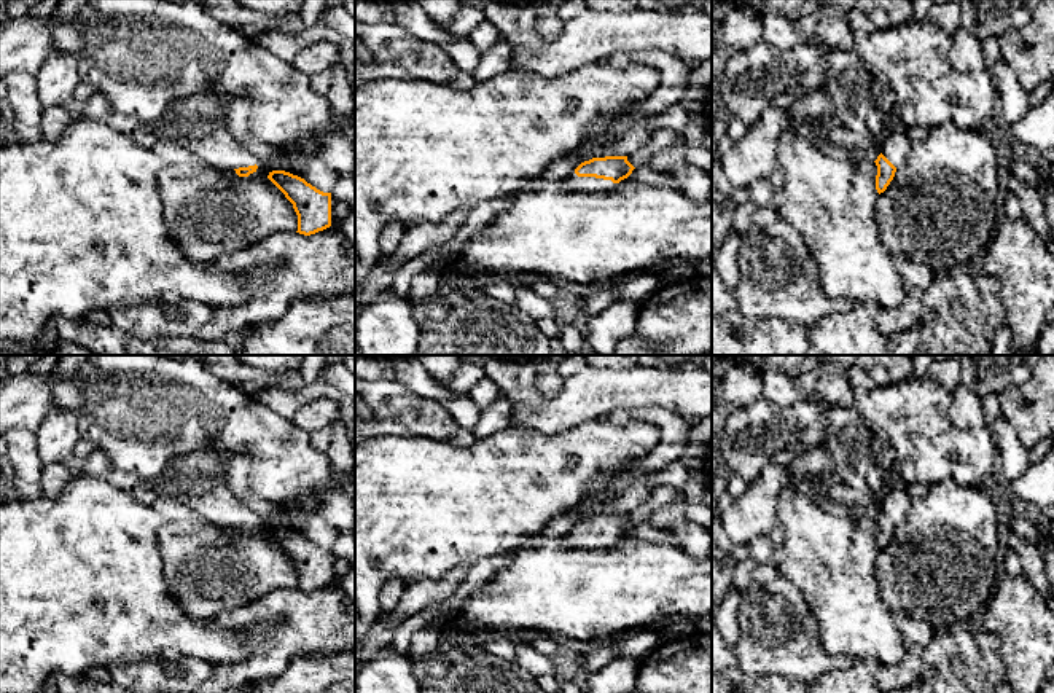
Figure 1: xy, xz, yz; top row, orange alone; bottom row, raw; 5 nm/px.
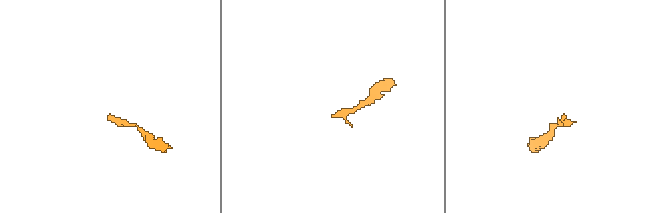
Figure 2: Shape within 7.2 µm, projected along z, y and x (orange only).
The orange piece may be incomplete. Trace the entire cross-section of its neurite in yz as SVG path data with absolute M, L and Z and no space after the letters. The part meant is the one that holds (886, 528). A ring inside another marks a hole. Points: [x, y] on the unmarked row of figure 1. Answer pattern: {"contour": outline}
{"contour": "M906 486L888 491L882 503L882 510L874 518L877 523L876 546L884 550L901 524L911 508L912 497L908 494Z"}

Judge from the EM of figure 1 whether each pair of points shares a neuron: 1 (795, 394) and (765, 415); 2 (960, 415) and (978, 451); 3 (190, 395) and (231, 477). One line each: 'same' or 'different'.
1: different
2: different
3: different

